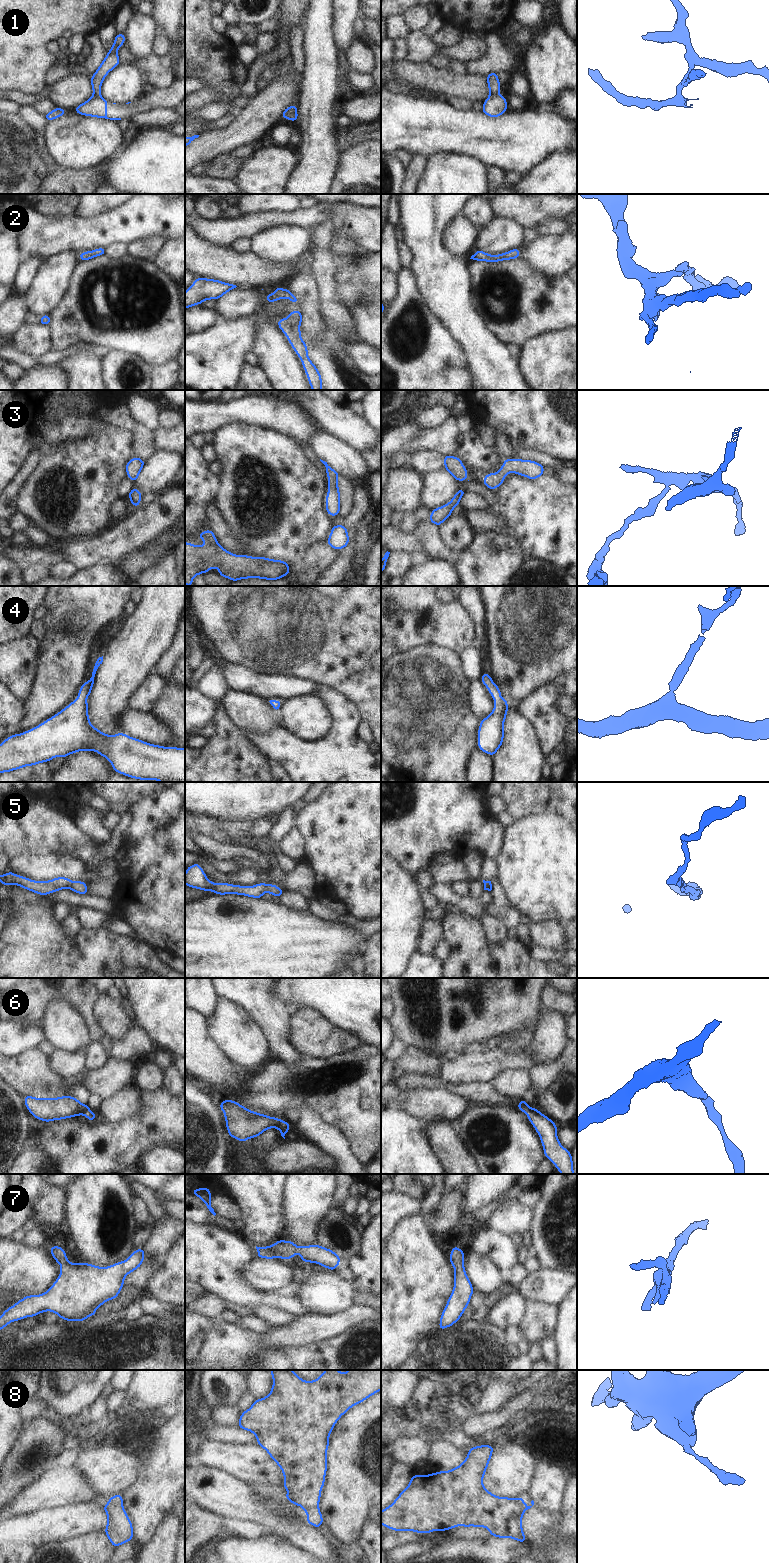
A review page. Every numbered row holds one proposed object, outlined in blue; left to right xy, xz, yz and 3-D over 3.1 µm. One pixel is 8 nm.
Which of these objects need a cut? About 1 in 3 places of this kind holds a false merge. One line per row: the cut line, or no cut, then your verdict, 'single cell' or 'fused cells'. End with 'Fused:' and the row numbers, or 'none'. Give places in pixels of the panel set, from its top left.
1: yz (498, 93), (489, 96) | fused cells
2: no cut | single cell
3: no cut | single cell
4: no cut | single cell
5: no cut | single cell
6: no cut | single cell
7: no cut | single cell
8: xy (108, 1502), (122, 1504) | fused cells
Fused: 1, 8

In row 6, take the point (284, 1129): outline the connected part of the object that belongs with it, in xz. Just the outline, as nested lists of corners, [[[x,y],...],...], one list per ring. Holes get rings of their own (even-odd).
[[[231,1099],[220,1102],[219,1107],[224,1113],[228,1135],[239,1142],[260,1136],[270,1128],[277,1128],[285,1139],[290,1129],[290,1122],[254,1112]]]

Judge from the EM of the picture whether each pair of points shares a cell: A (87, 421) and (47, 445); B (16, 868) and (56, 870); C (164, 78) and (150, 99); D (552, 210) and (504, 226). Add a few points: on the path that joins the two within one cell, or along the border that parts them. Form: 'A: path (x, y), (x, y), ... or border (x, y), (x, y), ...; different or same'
A: path (77, 426), (57, 435); same
B: path (26, 868), (46, 868); same
C: border (174, 79), (163, 89), (150, 89); different
D: border (495, 216), (510, 218), (523, 227); different

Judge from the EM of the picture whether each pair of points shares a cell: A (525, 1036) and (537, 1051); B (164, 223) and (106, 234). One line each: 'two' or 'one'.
A: two
B: one

